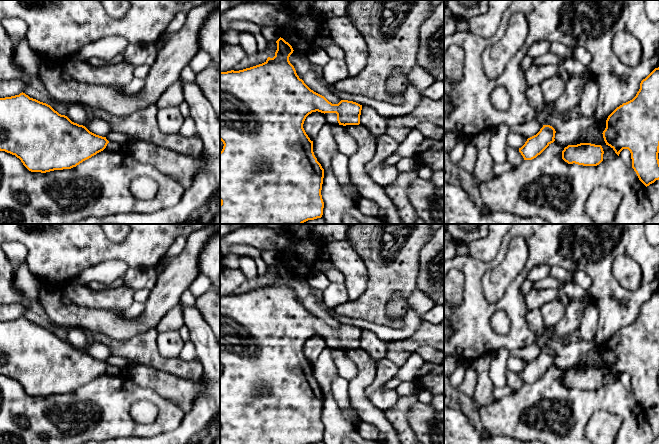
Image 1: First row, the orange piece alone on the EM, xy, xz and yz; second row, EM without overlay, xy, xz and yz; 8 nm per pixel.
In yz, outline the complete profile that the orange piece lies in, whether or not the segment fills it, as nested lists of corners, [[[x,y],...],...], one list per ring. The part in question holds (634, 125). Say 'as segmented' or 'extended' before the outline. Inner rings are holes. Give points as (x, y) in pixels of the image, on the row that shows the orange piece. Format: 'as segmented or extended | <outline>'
as segmented | [[[659,67],[641,81],[640,89],[632,100],[608,116],[602,134],[606,145],[618,156],[623,149],[630,151],[632,168],[646,187],[659,180]]]

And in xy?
as segmented | [[[25,93],[0,98],[0,151],[15,155],[31,172],[71,169],[103,151],[109,141]]]

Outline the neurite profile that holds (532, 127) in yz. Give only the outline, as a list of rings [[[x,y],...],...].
[[[535,117],[524,124],[510,126],[510,132],[530,138],[536,135],[544,125],[544,122],[539,117]]]

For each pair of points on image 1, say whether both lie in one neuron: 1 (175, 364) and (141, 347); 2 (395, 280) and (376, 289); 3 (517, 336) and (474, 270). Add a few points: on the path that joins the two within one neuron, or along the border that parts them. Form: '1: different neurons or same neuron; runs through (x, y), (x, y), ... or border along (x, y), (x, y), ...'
1: same neuron; runs through (167, 364), (157, 361), (149, 355)
2: same neuron; runs through (390, 280), (386, 280), (381, 285)
3: same neuron; runs through (494, 340), (474, 320), (474, 293)

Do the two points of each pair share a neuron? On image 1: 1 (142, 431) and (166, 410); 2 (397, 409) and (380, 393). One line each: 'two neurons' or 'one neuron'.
1: one neuron
2: two neurons

